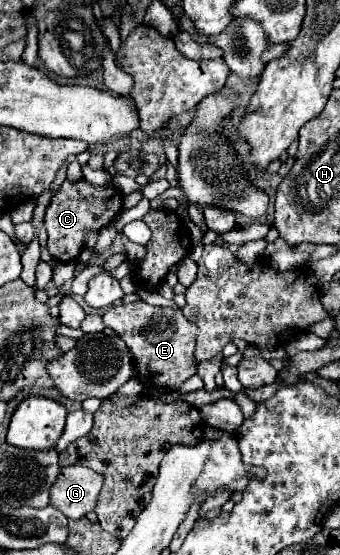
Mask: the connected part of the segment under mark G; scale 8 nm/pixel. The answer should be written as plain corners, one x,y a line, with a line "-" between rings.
81,464
61,468
57,482
49,488
49,504
61,510
67,518
79,520
95,508
101,486
103,476

